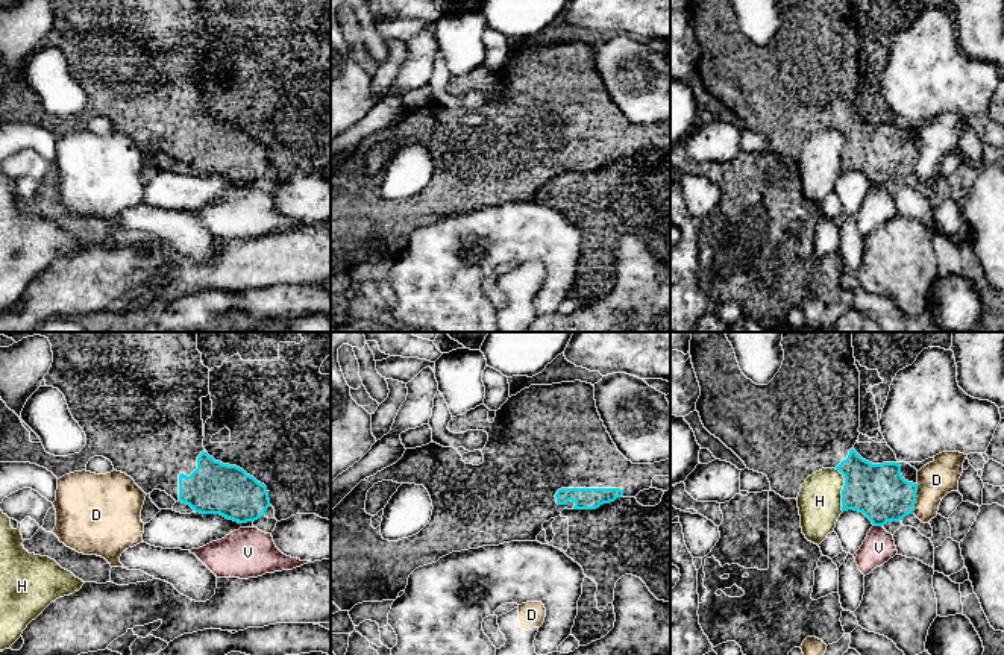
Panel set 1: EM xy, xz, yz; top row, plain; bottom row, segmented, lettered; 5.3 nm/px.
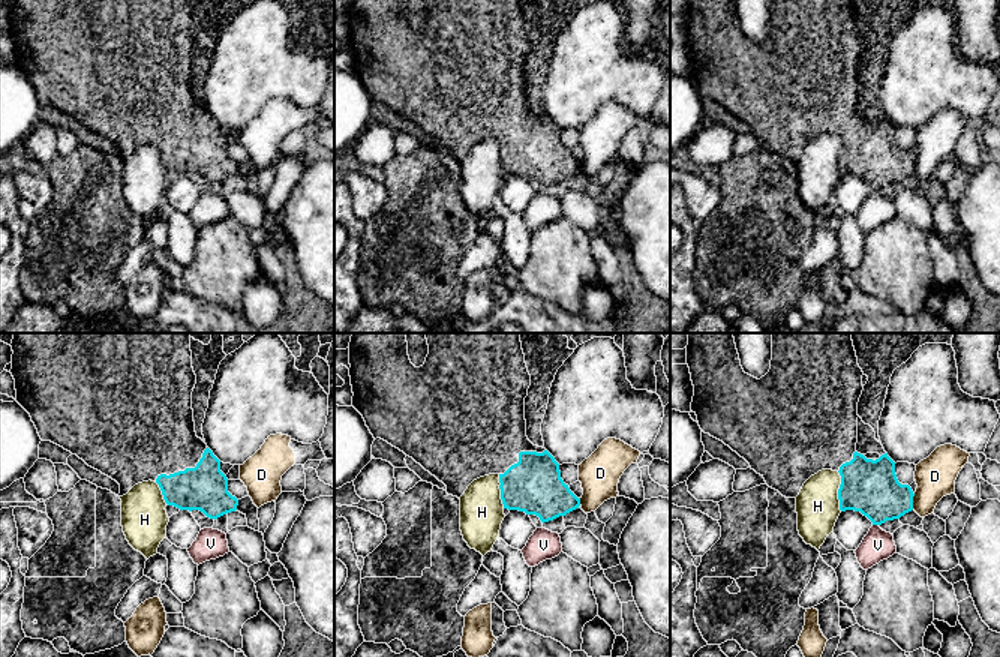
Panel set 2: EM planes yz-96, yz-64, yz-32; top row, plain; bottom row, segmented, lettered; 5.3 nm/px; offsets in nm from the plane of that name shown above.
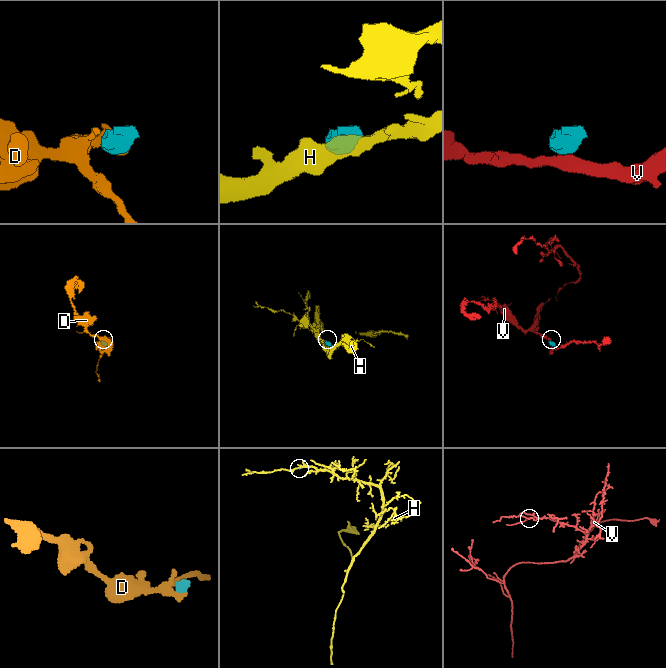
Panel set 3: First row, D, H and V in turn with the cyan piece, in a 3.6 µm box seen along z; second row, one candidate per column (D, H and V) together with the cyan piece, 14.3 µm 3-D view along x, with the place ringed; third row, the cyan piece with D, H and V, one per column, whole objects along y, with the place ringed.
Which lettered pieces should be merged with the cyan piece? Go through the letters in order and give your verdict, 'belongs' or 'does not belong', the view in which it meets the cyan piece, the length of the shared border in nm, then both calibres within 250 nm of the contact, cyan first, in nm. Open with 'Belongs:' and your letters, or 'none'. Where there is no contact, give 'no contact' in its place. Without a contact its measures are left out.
Belongs: none
D: does not belong; contact in yz; length 160 nm; calibres 280 and 190 nm
H: does not belong; contact in yz; length 240 nm; calibres 280 and 240 nm
V: does not belong; contact in yz; length 50 nm; calibres 280 and 170 nm

